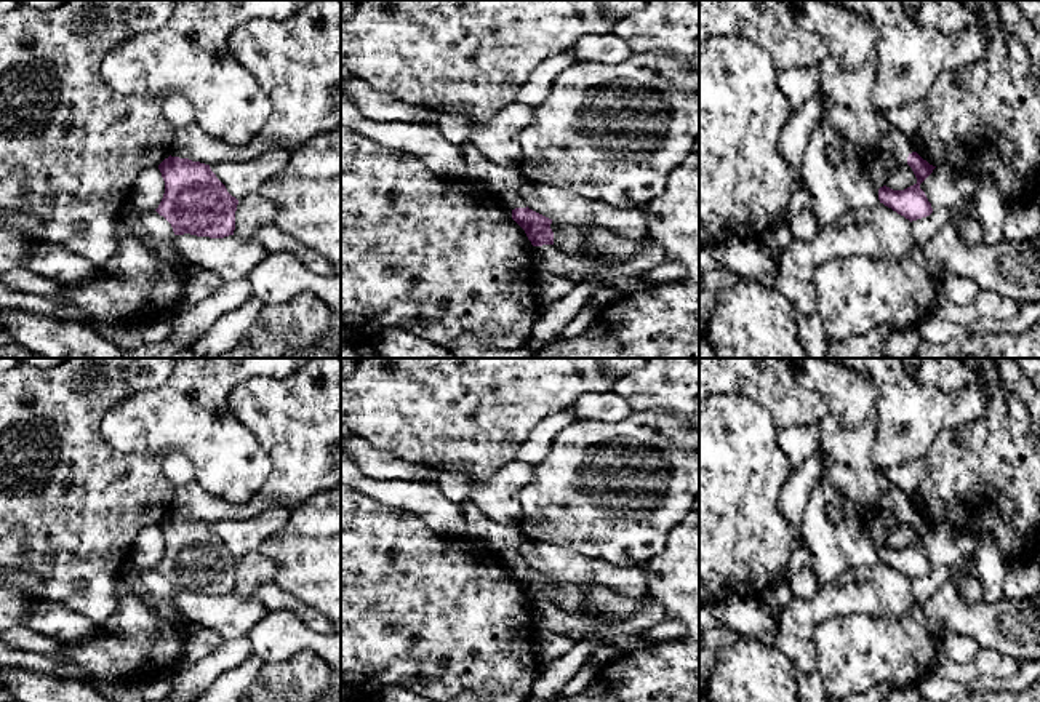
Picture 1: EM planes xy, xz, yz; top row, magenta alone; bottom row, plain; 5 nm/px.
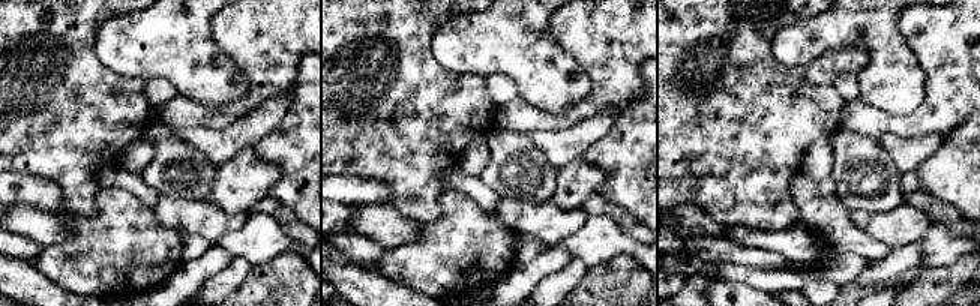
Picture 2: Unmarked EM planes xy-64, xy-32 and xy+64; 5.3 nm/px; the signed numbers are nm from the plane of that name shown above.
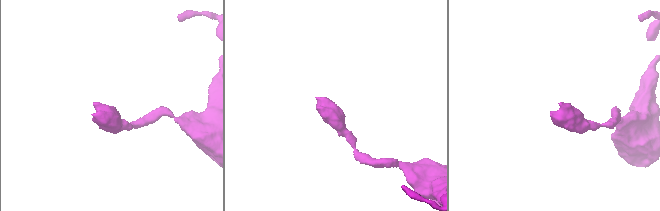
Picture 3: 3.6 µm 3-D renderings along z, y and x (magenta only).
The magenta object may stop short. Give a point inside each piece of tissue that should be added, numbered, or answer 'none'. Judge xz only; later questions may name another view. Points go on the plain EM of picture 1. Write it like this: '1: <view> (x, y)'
1: xz (509, 557)

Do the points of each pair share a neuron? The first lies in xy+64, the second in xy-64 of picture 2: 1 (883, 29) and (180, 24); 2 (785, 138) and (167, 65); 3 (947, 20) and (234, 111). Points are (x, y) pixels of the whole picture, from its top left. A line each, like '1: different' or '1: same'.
1: same
2: different
3: same

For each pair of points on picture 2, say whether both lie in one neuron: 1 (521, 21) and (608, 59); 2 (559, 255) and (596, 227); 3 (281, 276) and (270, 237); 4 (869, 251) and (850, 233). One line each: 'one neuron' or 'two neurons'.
1: two neurons
2: two neurons
3: two neurons
4: one neuron

